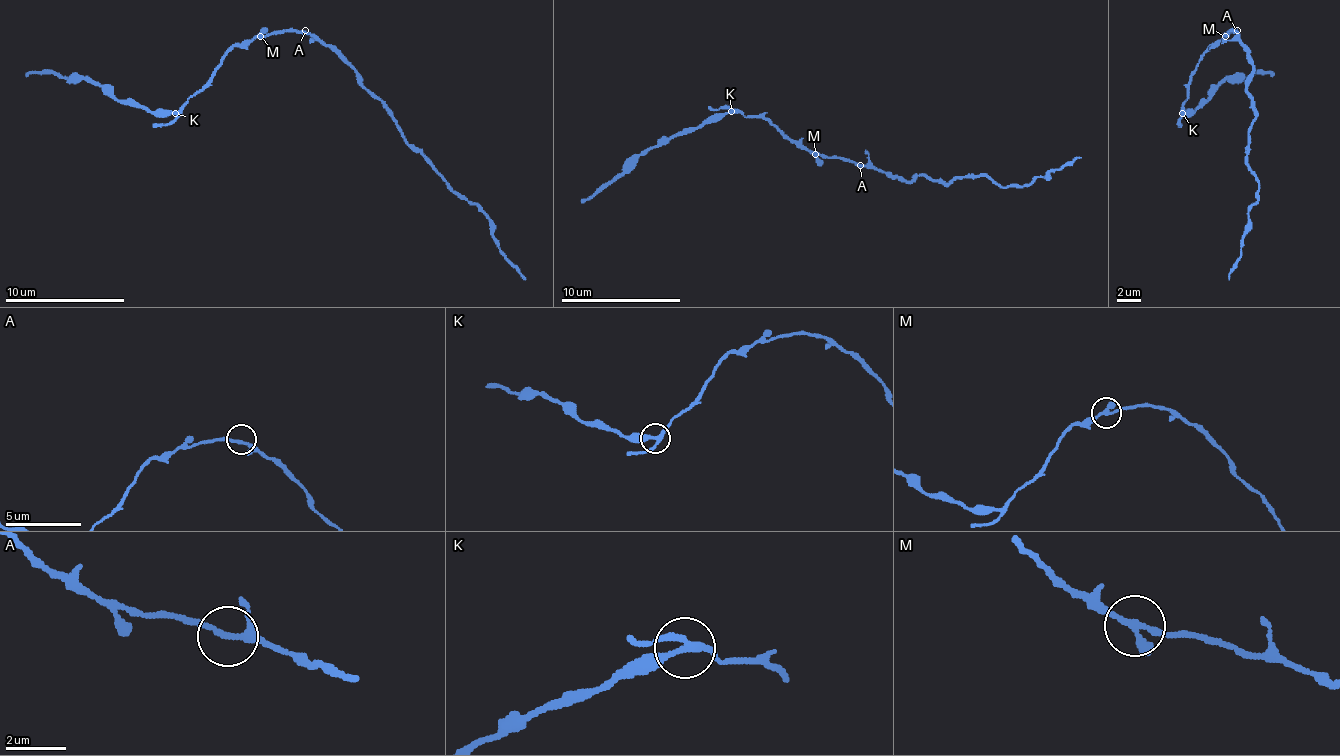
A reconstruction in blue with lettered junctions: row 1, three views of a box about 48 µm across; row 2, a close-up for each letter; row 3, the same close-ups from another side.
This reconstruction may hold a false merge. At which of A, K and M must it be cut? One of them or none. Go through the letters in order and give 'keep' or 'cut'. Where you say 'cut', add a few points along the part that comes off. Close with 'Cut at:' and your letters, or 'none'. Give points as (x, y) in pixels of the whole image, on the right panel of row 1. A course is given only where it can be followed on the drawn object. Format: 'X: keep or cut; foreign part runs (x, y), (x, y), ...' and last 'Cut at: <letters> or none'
A: keep
K: cut; foreign part runs (1183, 114), (1204, 102), (1225, 78), (1255, 72), (1273, 75)
M: keep
Cut at: K

